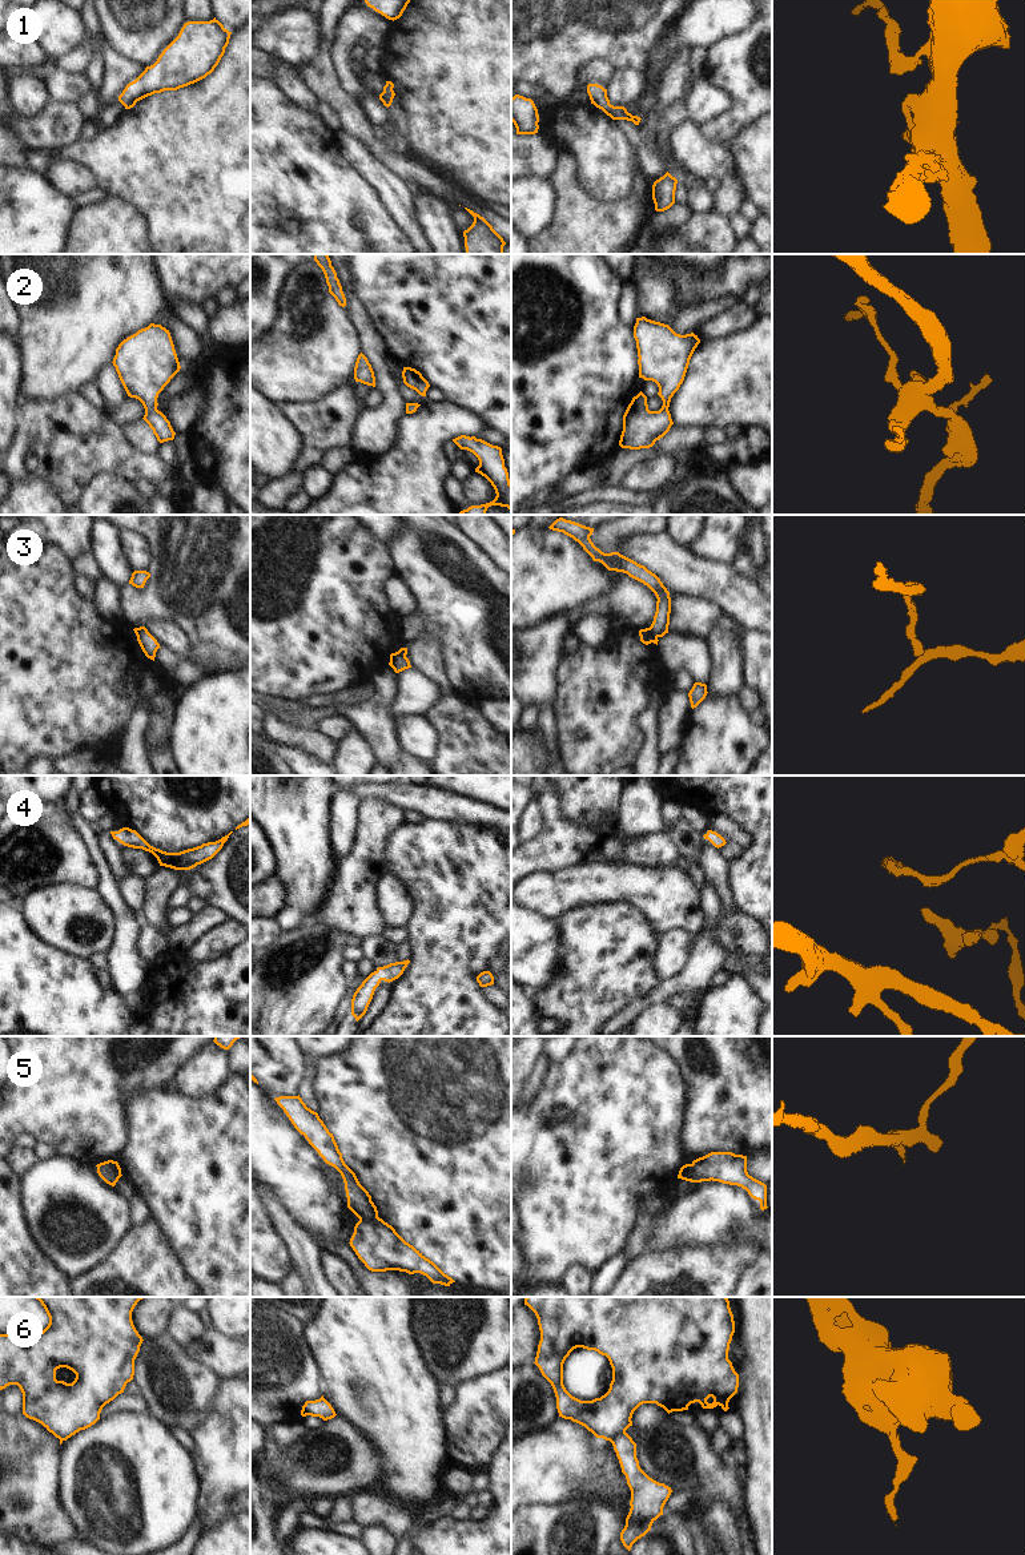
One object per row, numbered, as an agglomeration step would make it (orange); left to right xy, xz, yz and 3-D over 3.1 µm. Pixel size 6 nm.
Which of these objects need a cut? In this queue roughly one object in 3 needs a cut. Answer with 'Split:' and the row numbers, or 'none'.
Split: 3, 5, 6

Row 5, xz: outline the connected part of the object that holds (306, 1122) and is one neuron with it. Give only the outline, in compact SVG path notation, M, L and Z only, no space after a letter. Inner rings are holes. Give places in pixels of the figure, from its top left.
M280 1096L274 1099L284 1109L294 1128L305 1136L323 1161L334 1167L342 1176L347 1197L347 1208L363 1221L378 1217L378 1210L369 1192L359 1184L355 1173L345 1164L342 1153L318 1113L306 1107L298 1096Z

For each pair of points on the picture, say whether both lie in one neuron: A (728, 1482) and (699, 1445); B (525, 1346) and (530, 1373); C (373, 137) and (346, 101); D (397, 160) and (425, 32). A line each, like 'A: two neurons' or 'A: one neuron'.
A: one neuron
B: two neurons
C: one neuron
D: two neurons

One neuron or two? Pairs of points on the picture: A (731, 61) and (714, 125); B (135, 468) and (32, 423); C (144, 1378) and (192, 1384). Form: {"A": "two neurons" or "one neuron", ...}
{"A": "one neuron", "B": "one neuron", "C": "one neuron"}

